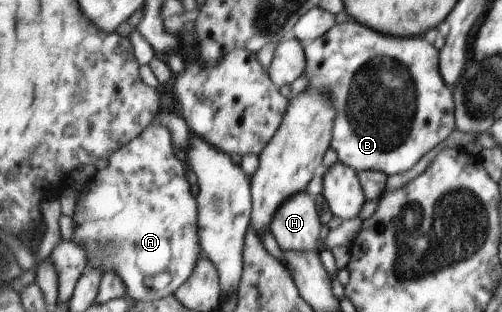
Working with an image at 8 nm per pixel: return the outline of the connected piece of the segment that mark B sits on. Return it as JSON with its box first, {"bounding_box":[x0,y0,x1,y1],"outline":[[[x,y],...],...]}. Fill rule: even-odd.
{"bounding_box":[302,22,453,176],"outline":[[[342,22],[334,24],[323,35],[302,46],[305,57],[305,71],[303,77],[307,79],[306,89],[309,91],[317,91],[319,95],[325,95],[329,99],[329,103],[333,103],[336,108],[336,121],[333,126],[333,141],[330,147],[335,151],[339,162],[351,167],[357,171],[371,170],[385,173],[386,176],[397,175],[405,171],[409,171],[416,162],[421,161],[421,157],[430,149],[433,149],[437,143],[441,143],[453,131],[453,100],[451,89],[443,83],[439,71],[437,71],[437,49],[433,45],[429,45],[425,39],[421,37],[413,37],[413,39],[395,39],[395,37],[383,37],[367,27],[361,27],[361,24],[355,22]]]}

